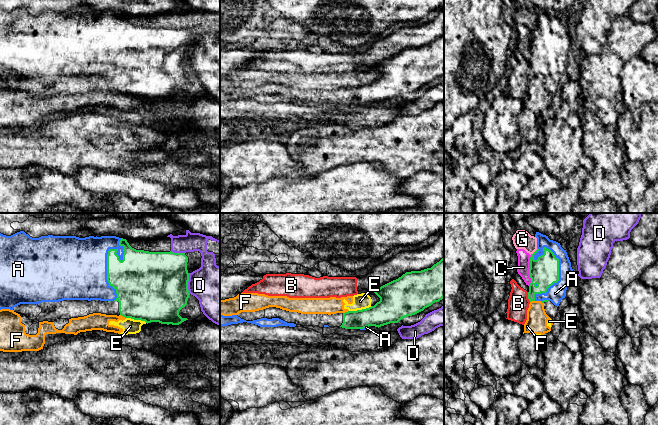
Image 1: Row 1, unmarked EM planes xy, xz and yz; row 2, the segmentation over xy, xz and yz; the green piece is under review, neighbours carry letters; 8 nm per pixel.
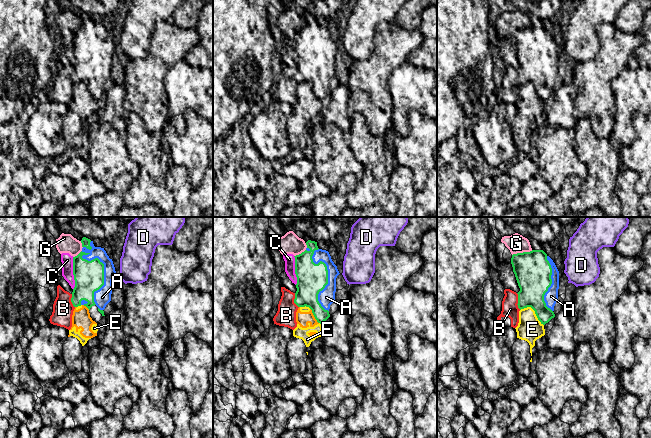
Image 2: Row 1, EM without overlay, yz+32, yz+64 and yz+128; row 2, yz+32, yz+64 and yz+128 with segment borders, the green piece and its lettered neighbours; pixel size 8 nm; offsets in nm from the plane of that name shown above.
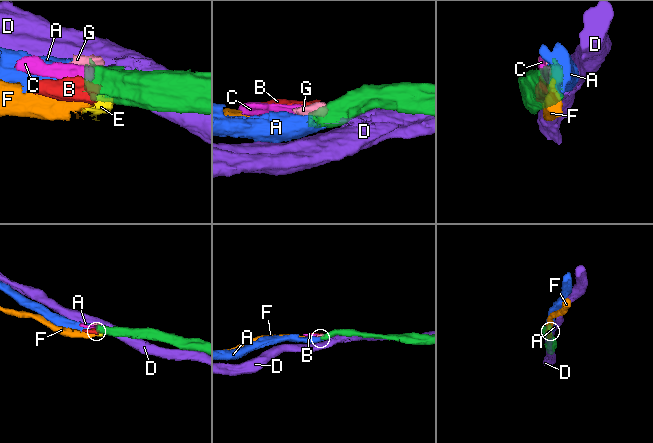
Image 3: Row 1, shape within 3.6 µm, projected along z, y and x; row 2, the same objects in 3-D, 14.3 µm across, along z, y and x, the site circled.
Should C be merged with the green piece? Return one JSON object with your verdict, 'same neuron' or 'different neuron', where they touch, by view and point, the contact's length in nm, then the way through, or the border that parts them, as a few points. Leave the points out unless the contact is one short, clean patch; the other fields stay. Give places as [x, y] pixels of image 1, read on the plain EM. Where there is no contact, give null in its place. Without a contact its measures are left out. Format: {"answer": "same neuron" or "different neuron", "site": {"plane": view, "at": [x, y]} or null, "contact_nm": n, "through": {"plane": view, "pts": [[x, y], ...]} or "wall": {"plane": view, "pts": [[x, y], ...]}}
{"answer": "different neuron", "site": {"plane": "yz", "at": [529, 46]}, "contact_nm": 240, "wall": {"plane": "yz", "pts": [[531, 31], [529, 39], [530, 59], [528, 61]]}}

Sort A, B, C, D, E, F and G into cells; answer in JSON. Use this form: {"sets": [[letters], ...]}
{"sets": [["A"], ["B"], ["C", "G"], ["D"], ["E", "F"]]}

